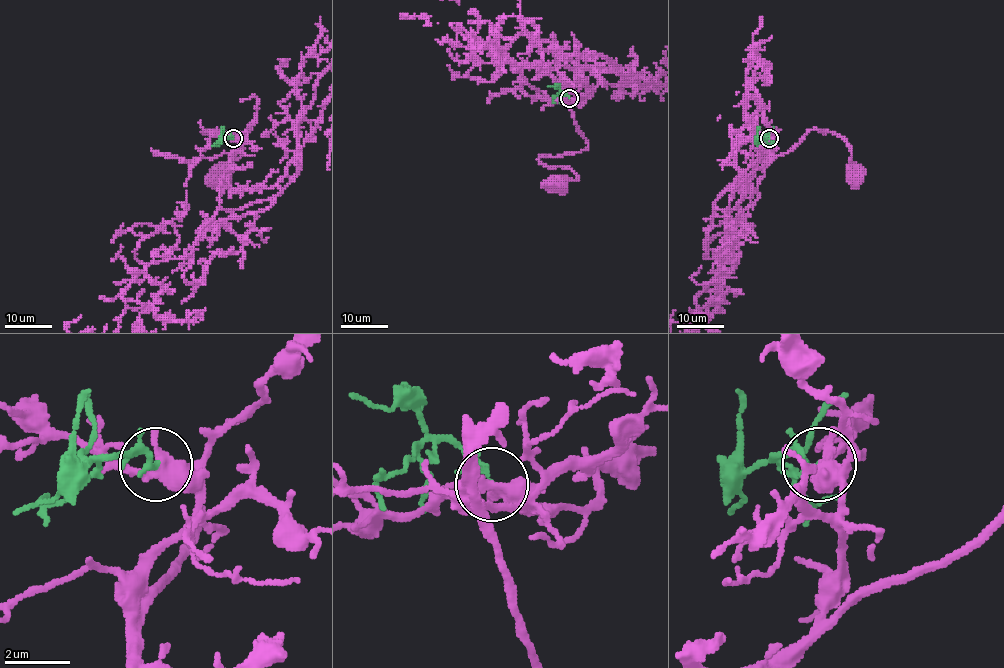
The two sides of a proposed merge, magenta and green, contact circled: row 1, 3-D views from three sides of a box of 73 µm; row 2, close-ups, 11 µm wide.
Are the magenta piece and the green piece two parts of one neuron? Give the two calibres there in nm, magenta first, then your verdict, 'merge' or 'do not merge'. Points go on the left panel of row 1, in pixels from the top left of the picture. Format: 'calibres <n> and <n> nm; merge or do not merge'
calibres 360 and 120 nm; do not merge

